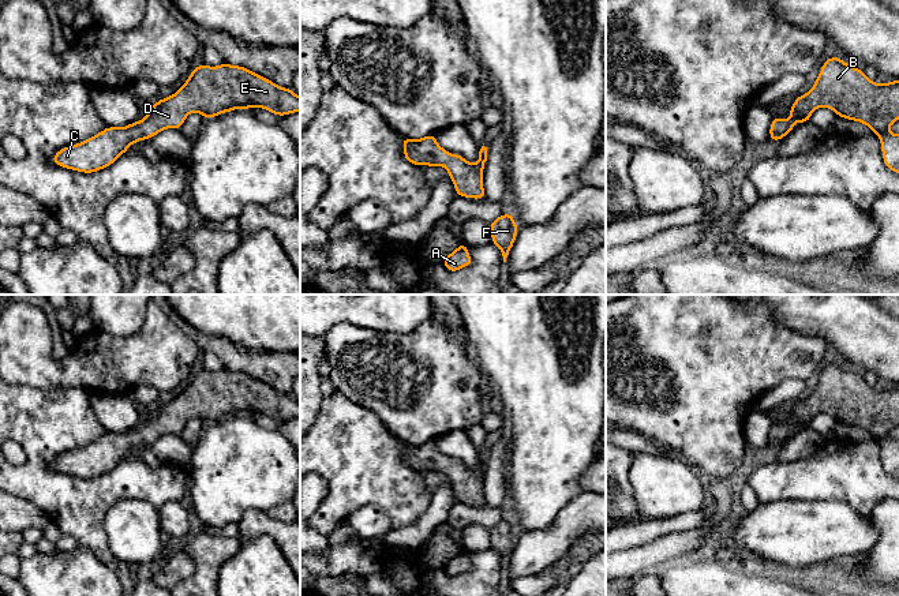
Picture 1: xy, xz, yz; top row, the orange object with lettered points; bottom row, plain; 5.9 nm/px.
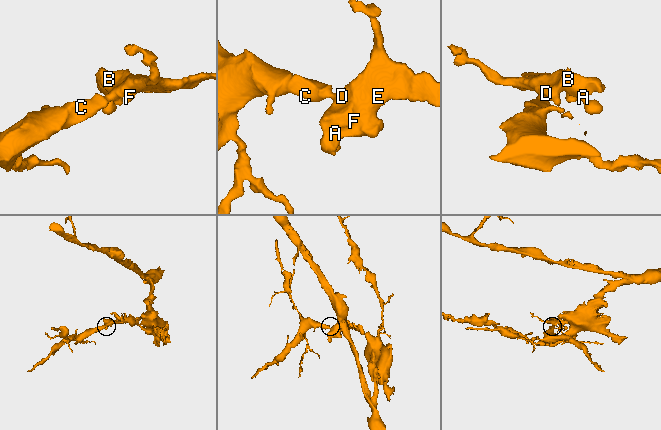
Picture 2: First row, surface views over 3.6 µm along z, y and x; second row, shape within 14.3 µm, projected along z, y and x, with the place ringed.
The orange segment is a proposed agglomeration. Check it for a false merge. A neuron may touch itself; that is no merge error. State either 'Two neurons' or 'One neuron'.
One neuron

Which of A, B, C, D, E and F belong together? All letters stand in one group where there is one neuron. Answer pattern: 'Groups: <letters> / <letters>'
Groups: A B C D E F

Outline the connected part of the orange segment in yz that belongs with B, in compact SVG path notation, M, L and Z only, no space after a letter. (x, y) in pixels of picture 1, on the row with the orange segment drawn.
M839 56L829 57L813 87L795 98L789 115L799 125L810 121L810 115L821 106L868 125L880 138L885 166L899 173L899 134L888 131L899 120L899 80L879 85Z

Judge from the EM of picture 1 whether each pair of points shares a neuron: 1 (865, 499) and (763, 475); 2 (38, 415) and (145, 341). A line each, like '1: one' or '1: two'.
1: one
2: two

